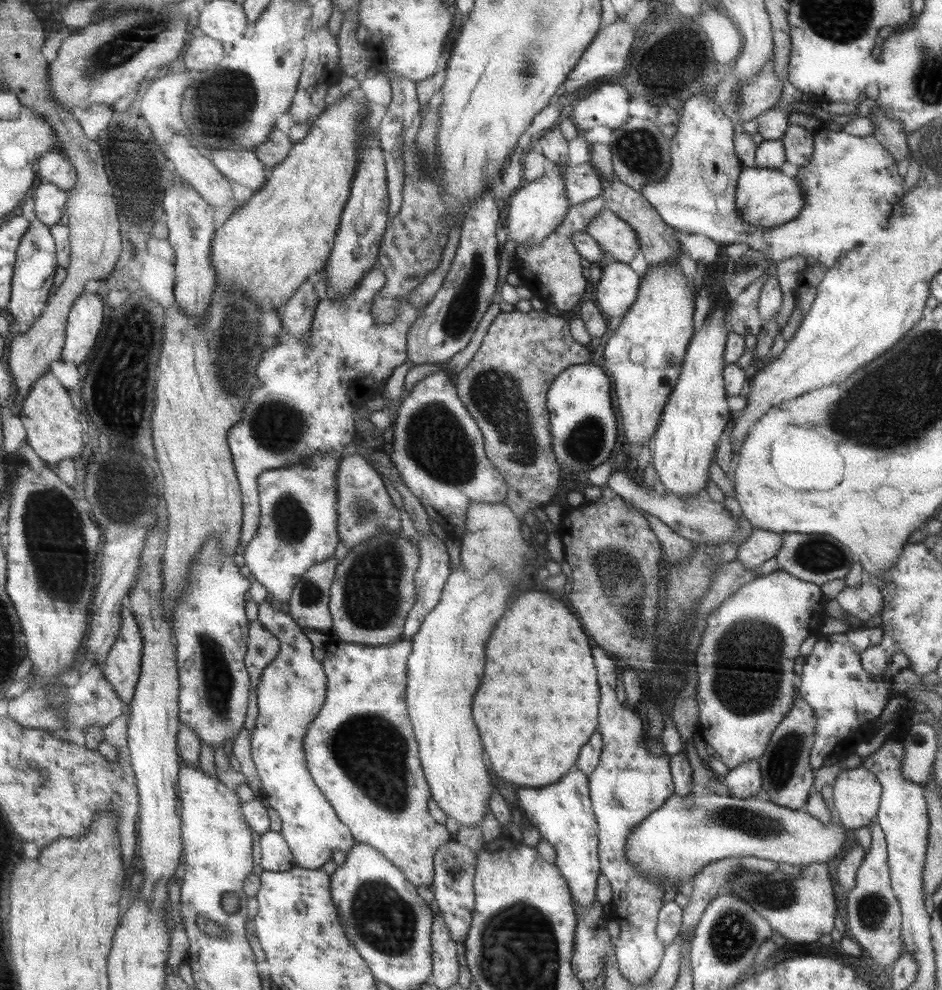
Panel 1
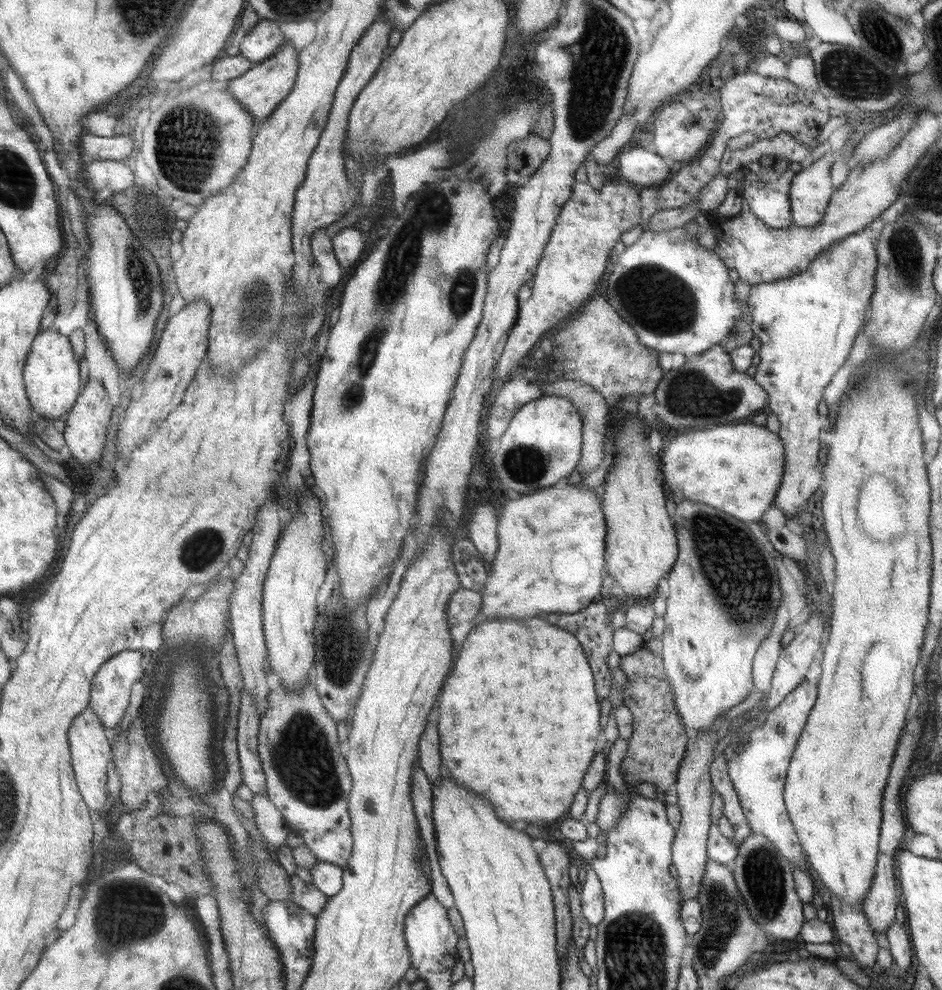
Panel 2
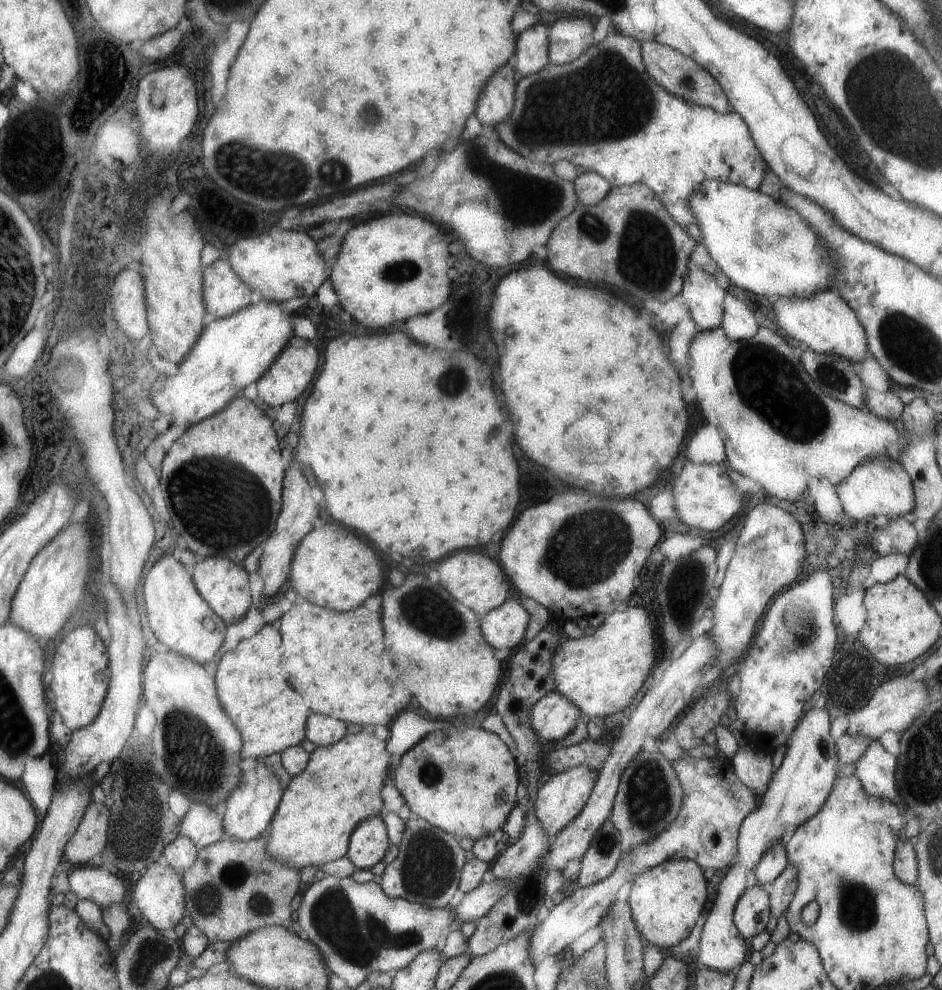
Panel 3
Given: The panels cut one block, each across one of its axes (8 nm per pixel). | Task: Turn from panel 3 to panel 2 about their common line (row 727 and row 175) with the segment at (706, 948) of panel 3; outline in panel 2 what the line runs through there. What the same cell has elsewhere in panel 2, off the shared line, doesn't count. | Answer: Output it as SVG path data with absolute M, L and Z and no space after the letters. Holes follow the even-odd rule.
M823 158L797 172L789 188L791 216L795 226L815 228L823 220L833 192L831 166L827 166Z

